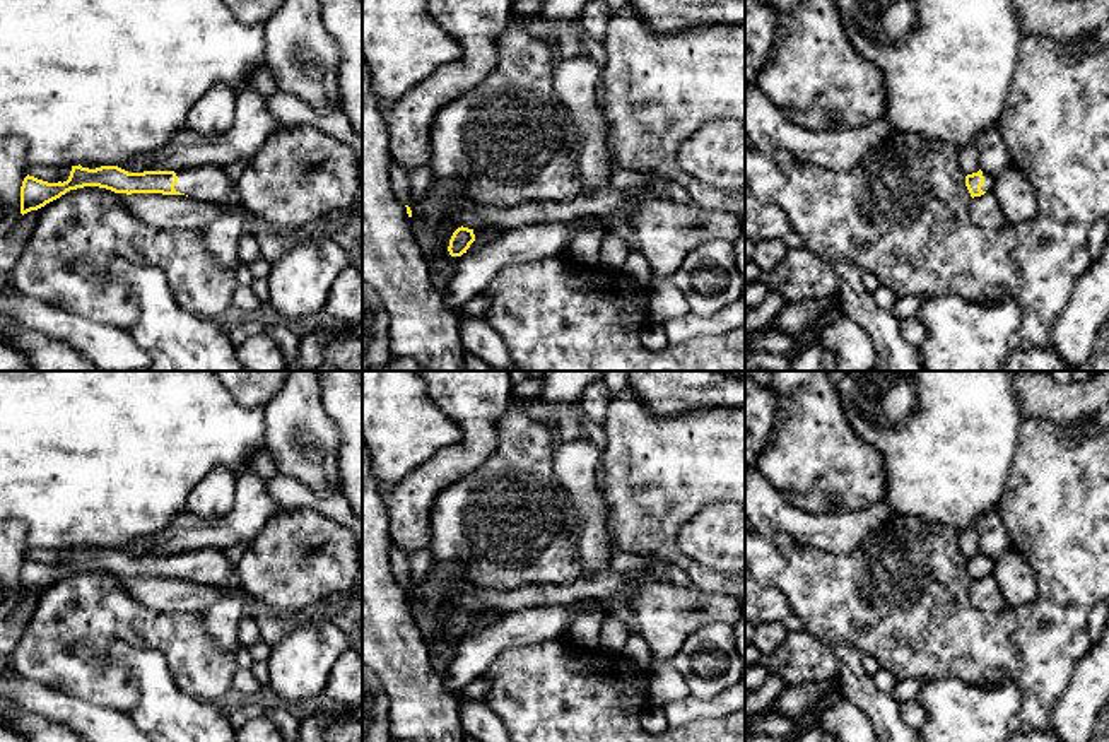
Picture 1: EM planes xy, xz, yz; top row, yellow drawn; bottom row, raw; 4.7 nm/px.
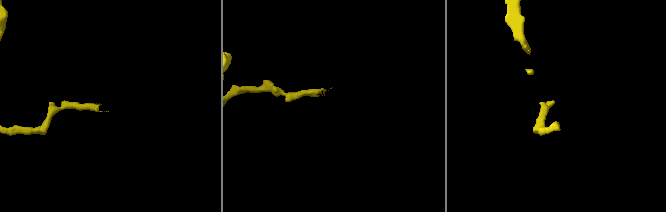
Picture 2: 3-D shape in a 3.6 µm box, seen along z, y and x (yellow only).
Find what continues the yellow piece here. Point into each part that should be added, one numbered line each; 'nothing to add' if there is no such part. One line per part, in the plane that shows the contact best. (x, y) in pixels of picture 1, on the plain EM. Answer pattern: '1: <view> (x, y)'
1: xy (209, 566)

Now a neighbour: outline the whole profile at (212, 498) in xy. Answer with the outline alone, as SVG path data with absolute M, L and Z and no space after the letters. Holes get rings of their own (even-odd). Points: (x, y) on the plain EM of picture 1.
M219 467L195 486L185 509L202 520L219 520L231 511L234 498L236 474Z

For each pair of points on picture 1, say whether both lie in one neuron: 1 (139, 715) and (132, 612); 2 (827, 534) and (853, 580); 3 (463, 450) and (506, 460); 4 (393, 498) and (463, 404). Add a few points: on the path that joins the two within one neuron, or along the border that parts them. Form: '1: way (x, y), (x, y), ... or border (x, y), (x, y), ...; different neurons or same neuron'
1: border (106, 652), (115, 641), (154, 648), (168, 669); different neurons
2: border (874, 534), (853, 551), (809, 547); different neurons
3: border (501, 418), (498, 421), (494, 452), (458, 481); different neurons
4: way (421, 488), (469, 441), (469, 431); same neuron

